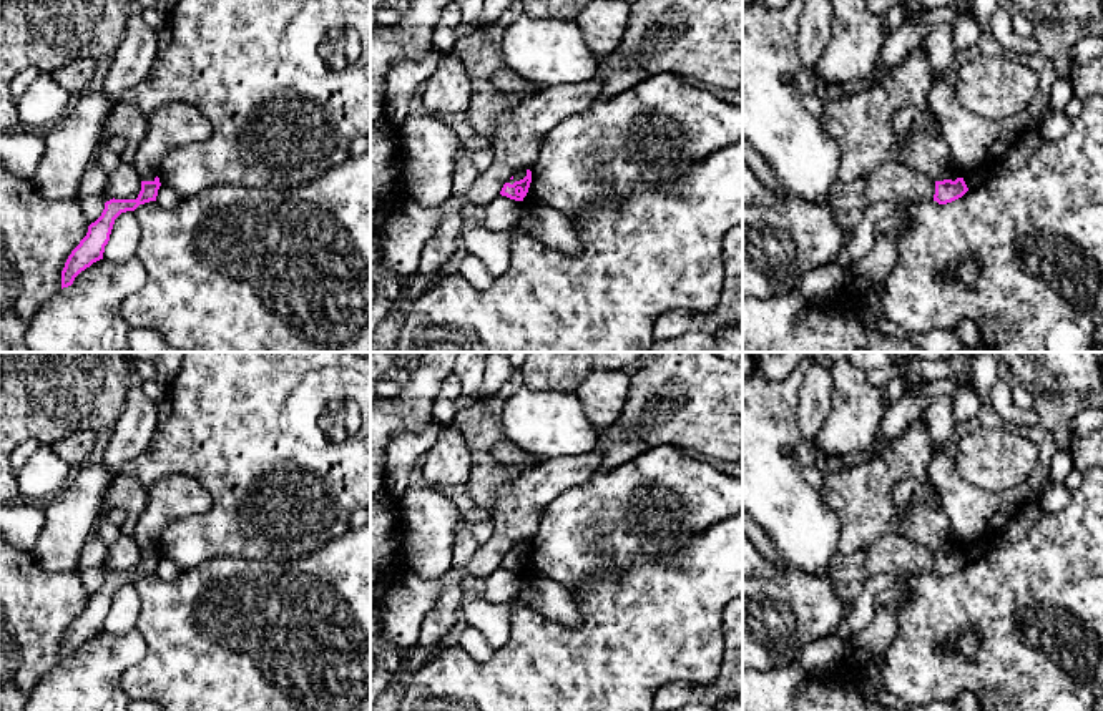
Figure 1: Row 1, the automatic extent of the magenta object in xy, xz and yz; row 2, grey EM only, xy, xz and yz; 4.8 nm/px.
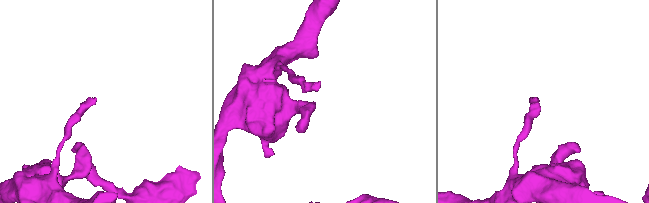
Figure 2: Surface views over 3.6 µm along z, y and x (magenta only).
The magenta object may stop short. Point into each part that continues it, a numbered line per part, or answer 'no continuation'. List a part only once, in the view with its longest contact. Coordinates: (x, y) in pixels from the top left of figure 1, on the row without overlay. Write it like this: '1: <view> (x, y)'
no continuation

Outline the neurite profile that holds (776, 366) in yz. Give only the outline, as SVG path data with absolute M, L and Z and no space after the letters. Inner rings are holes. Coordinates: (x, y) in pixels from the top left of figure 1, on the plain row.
M752 352L756 374L769 380L784 380L807 362L809 352Z

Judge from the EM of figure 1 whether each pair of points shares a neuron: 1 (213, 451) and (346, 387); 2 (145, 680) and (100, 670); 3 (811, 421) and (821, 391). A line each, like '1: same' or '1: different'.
1: same
2: different
3: same

